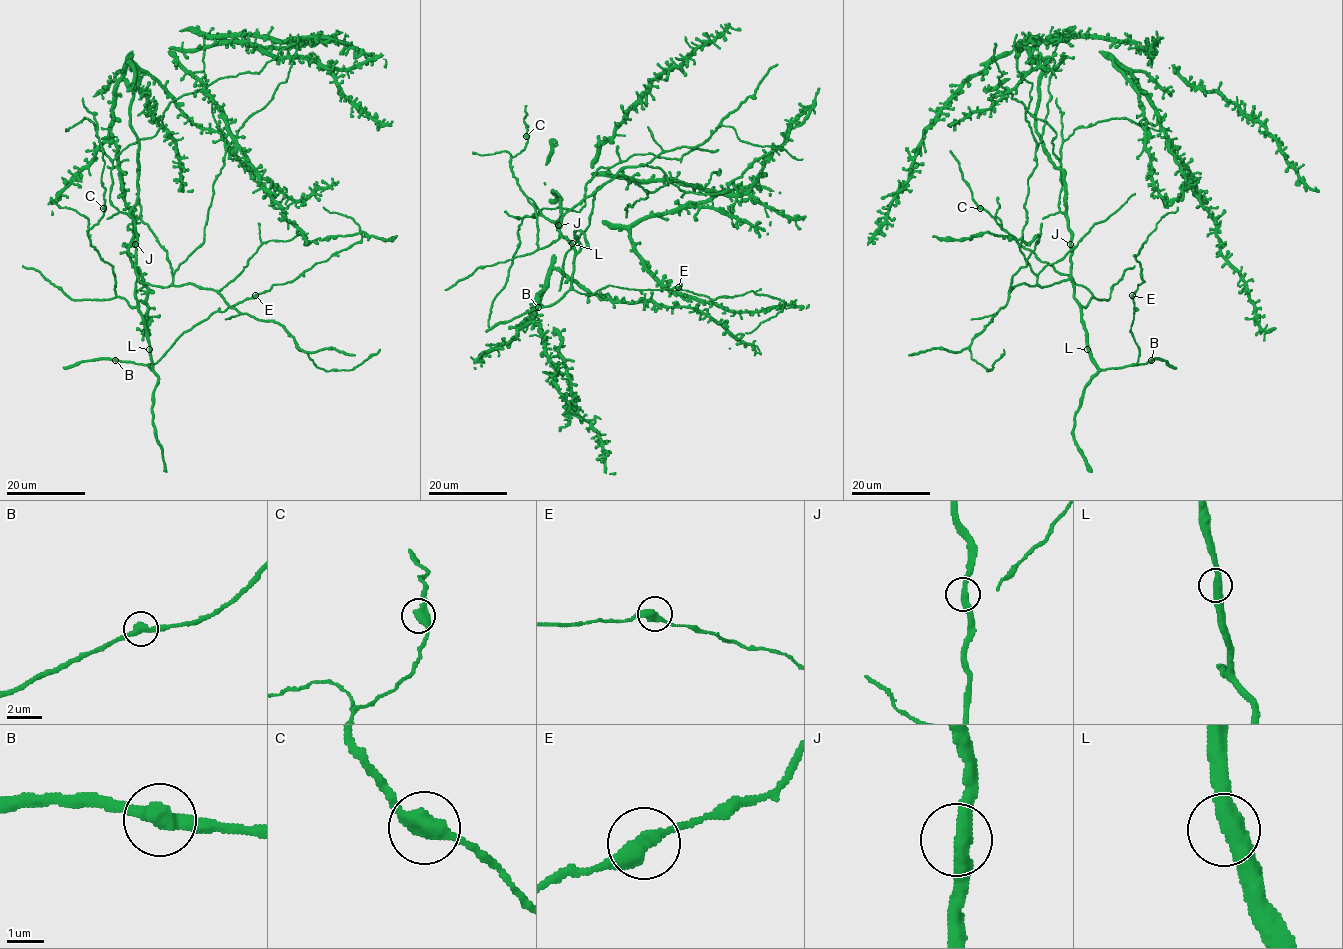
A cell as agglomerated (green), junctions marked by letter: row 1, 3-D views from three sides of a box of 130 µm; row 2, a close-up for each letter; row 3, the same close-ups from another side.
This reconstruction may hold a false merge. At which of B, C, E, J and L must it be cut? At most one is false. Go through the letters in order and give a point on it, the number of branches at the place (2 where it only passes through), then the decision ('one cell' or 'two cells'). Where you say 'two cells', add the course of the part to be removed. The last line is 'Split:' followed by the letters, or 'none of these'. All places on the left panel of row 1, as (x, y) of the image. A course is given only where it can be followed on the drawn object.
B: at (115, 360); 2 branches meet; one cell
C: at (103, 208); 2 branches meet; one cell
E: at (255, 295); 2 branches meet; one cell
J: at (135, 244); 2 branches meet; one cell
L: at (149, 349); 2 branches meet; one cell
Split: none of these

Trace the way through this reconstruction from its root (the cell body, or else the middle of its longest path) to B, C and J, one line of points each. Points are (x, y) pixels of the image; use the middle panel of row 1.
B: (573, 245), (572, 287), (555, 303), (537, 307)
C: (573, 245), (560, 237), (538, 247), (535, 209), (510, 166), (510, 159), (525, 148), (526, 136)
J: (573, 245), (561, 235), (558, 225)

